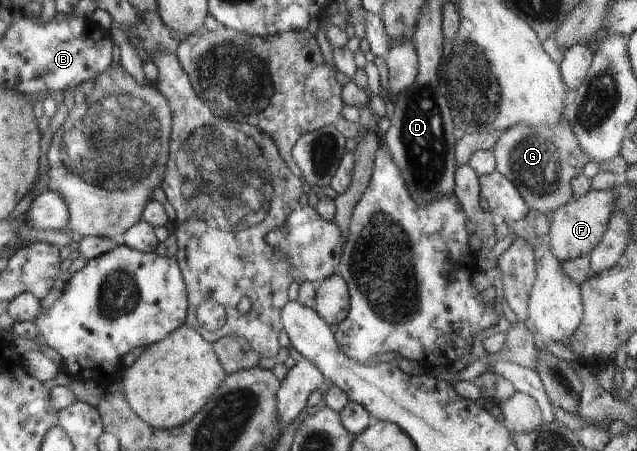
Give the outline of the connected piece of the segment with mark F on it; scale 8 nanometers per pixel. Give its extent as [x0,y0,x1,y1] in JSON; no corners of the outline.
[548,189,615,261]

